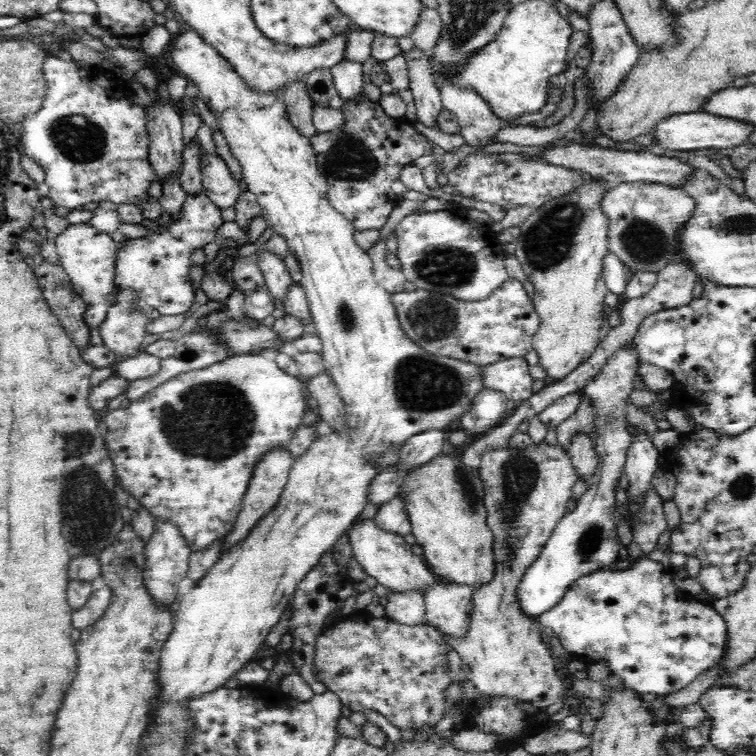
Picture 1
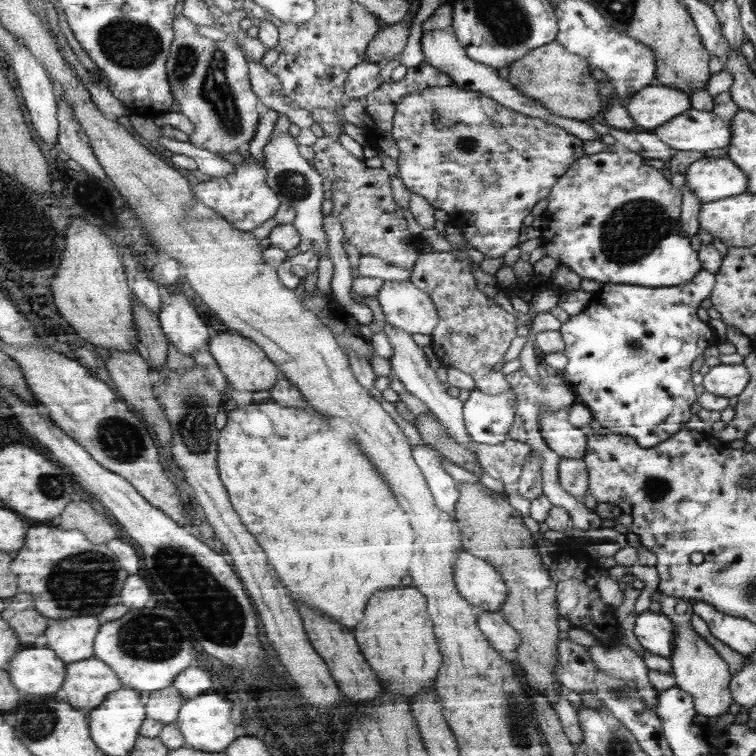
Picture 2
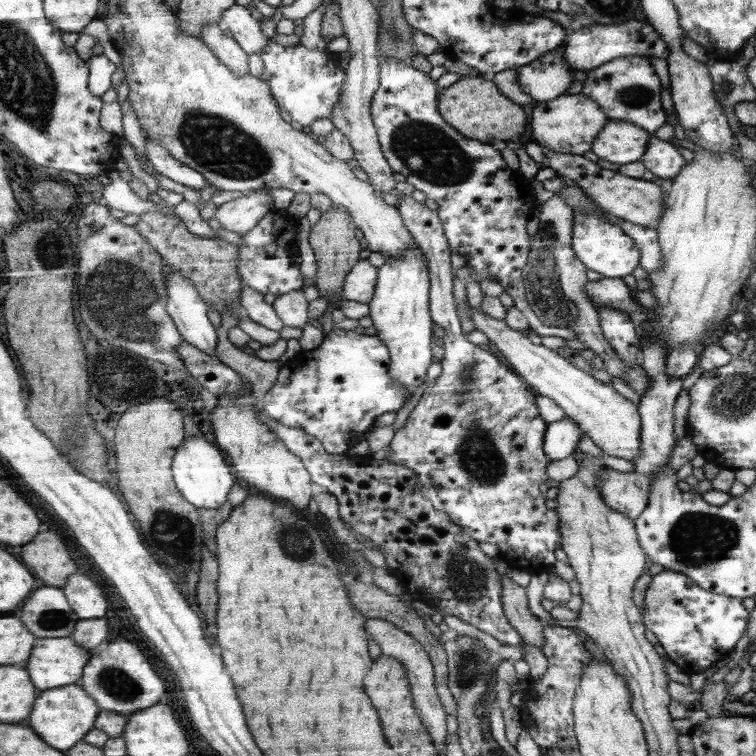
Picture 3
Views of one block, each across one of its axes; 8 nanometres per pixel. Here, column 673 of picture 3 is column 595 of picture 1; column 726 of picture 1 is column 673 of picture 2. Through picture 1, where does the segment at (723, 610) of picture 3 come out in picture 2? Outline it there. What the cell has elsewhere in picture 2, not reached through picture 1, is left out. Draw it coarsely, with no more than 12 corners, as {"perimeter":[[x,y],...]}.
{"perimeter":[[663,611],[636,617],[634,634],[645,650],[670,658],[675,620]]}

